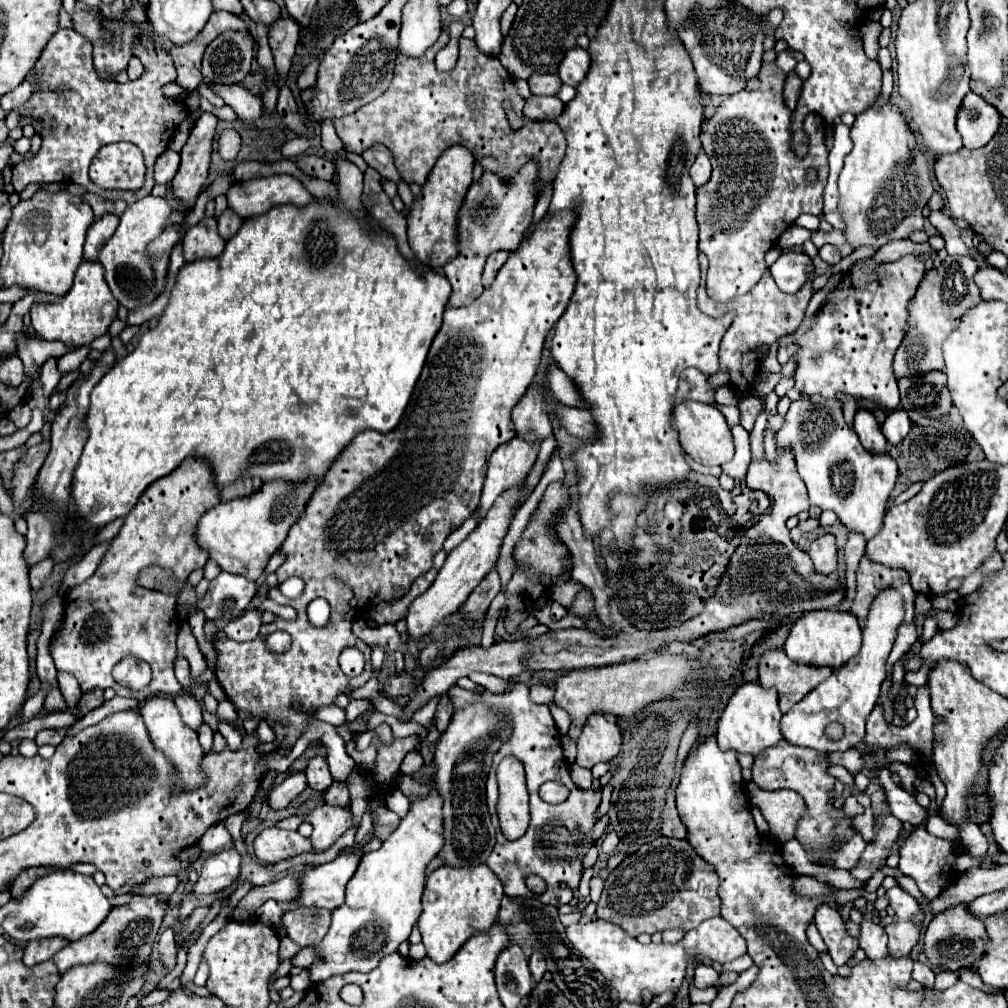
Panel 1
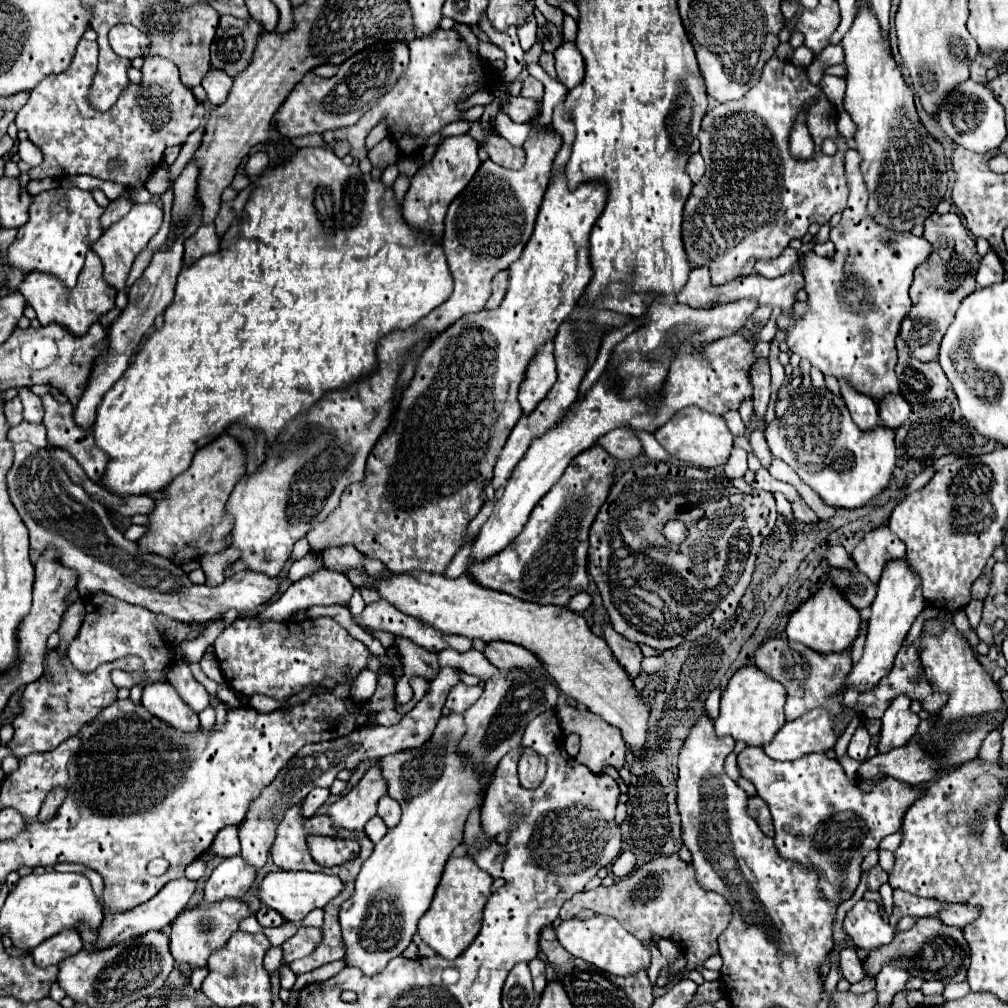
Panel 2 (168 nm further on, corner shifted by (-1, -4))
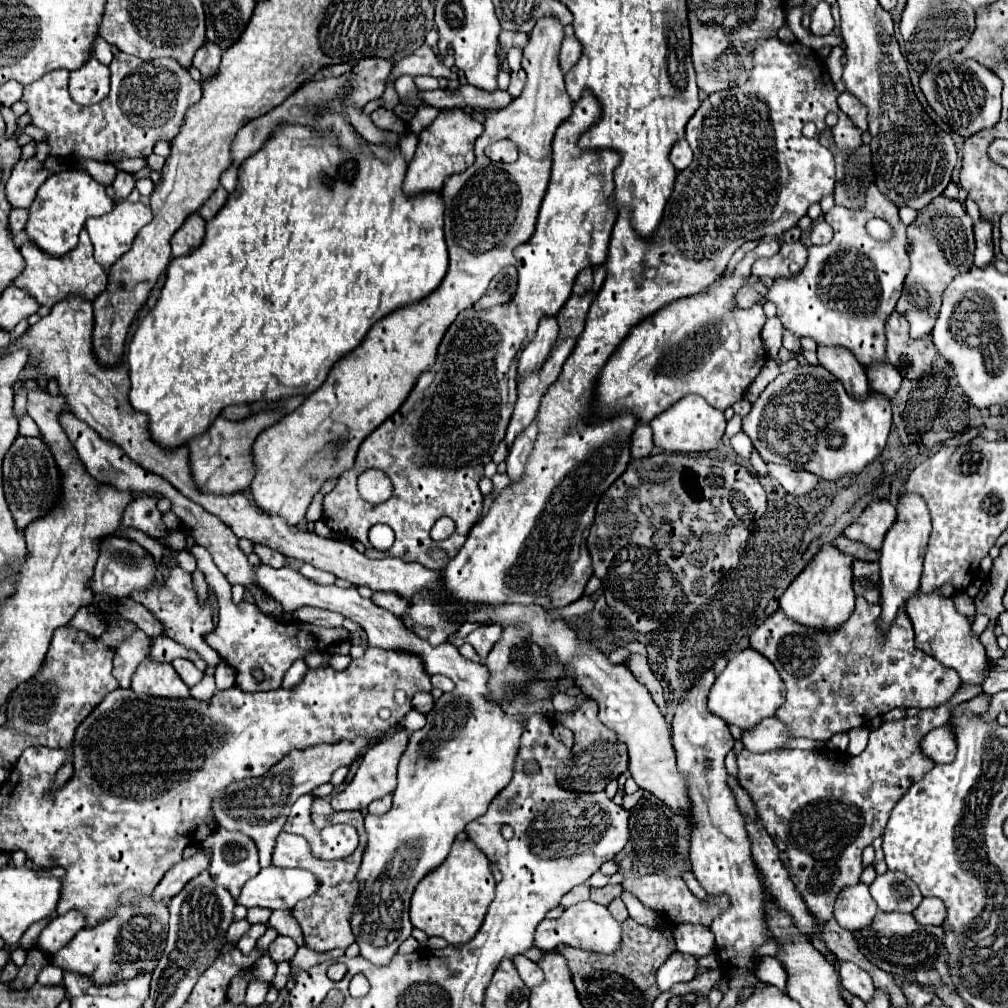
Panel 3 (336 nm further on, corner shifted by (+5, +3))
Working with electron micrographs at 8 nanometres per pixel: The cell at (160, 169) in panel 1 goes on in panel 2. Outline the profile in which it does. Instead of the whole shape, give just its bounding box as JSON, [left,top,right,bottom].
[146,168,170,196]

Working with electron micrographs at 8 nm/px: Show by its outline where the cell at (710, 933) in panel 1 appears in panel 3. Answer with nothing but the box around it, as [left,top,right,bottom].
[534,901,622,955]

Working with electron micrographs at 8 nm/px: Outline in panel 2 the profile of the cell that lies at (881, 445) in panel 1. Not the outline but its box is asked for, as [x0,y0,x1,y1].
[840,380,880,430]

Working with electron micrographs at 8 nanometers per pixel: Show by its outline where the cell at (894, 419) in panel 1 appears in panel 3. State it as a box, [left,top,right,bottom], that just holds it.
[866,363,902,399]

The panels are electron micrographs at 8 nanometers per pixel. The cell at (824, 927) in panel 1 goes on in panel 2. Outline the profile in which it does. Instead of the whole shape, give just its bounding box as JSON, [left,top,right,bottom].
[840,948,866,984]

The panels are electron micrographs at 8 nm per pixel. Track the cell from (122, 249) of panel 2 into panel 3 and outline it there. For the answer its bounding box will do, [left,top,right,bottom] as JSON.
[86,201,152,269]

